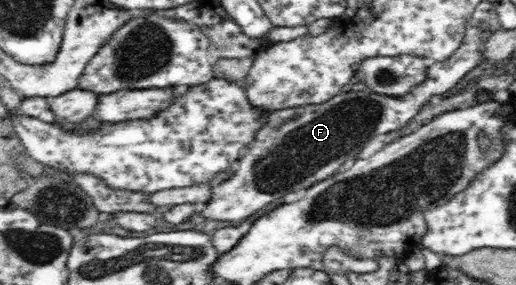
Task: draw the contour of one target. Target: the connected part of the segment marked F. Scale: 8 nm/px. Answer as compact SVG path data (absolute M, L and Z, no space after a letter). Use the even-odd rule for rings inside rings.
M467 27L457 52L446 61L428 65L427 79L402 97L380 95L367 89L350 90L341 91L336 97L318 105L267 111L267 122L236 161L234 173L227 180L213 185L211 200L203 208L204 217L214 221L251 220L270 201L292 191L302 194L317 182L333 176L372 137L405 127L431 97L450 91L472 69L485 61L483 49L489 37L488 31L480 33L478 37L474 27ZM294 113L298 113L298 118L288 120Z

